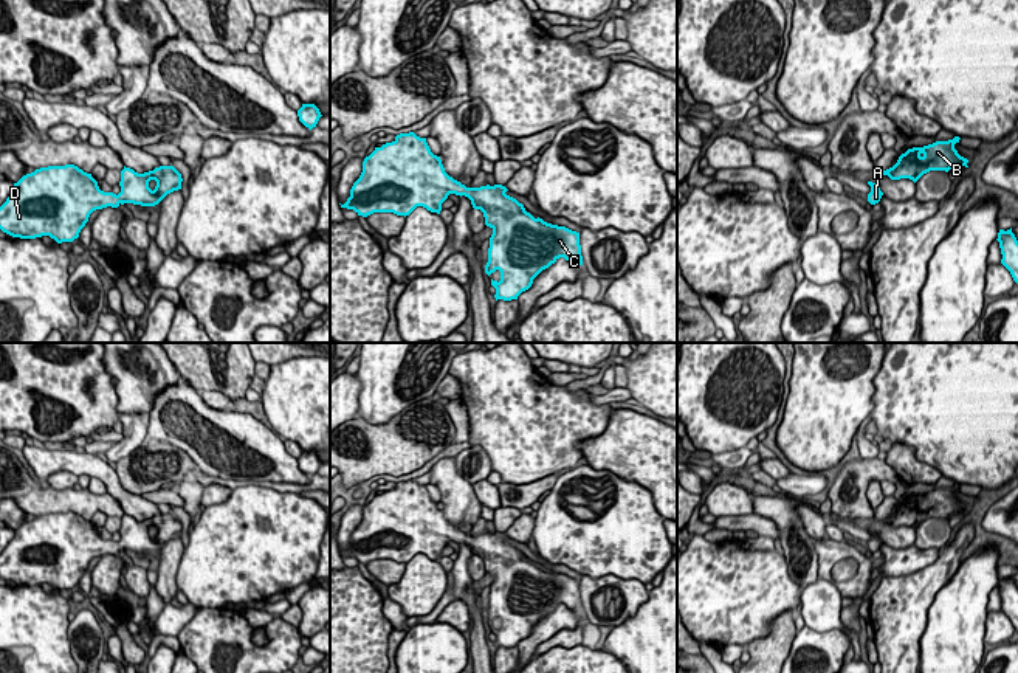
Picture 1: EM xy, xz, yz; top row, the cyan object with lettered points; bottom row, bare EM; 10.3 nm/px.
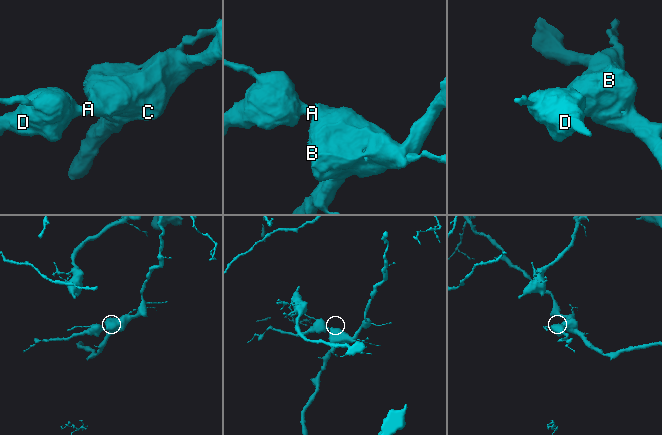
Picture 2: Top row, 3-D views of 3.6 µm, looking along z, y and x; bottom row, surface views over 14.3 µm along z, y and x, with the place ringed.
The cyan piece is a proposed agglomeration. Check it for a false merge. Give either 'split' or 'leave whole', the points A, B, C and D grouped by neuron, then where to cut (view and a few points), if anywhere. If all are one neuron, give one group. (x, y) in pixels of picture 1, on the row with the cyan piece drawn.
leave whole | A B C D | no cut

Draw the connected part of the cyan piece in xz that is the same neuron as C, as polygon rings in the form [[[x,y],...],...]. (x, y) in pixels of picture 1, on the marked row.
[[[409,132],[397,135],[392,143],[375,147],[375,150],[364,158],[363,172],[353,183],[350,197],[341,208],[353,209],[363,217],[373,212],[394,212],[406,217],[417,206],[440,214],[442,203],[449,194],[468,197],[473,208],[483,212],[485,225],[493,230],[485,273],[490,276],[496,270],[500,271],[499,282],[491,279],[491,285],[496,288],[494,298],[496,301],[511,301],[528,290],[533,279],[559,257],[583,265],[583,256],[580,233],[547,223],[539,217],[535,219],[525,211],[522,203],[507,195],[507,191],[502,185],[466,188],[445,172],[440,157],[431,152],[426,138]]]

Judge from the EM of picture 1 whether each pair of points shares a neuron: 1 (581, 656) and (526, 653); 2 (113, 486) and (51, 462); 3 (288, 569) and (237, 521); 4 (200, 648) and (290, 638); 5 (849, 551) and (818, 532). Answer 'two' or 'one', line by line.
1: two
2: one
3: one
4: one
5: two

